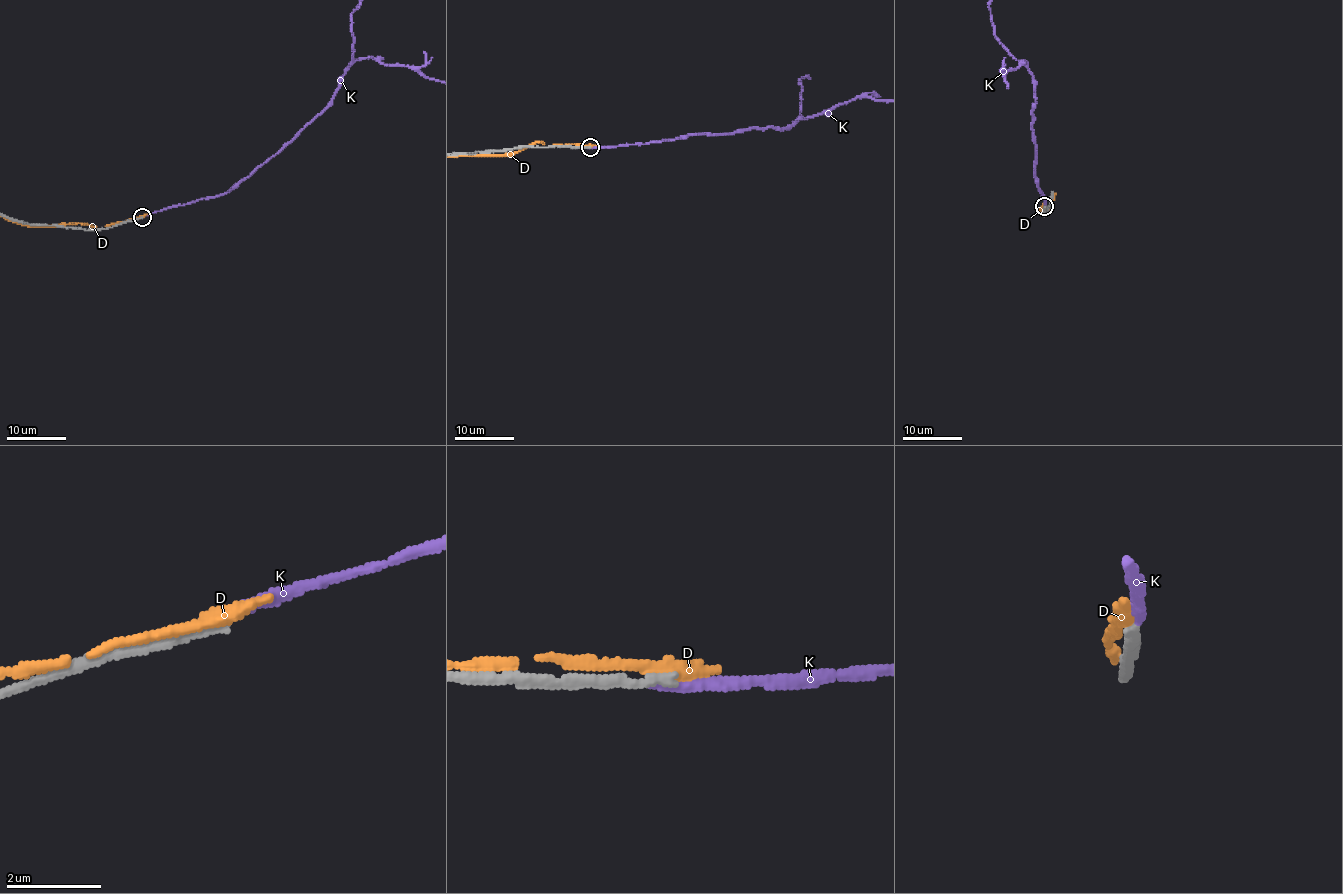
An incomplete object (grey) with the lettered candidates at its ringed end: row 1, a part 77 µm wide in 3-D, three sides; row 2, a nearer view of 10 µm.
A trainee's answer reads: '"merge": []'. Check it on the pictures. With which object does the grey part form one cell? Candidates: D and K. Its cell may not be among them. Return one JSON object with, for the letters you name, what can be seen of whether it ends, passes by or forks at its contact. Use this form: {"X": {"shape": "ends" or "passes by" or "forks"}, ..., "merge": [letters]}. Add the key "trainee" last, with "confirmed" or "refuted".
{"merge": [], "trainee": "confirmed"}

